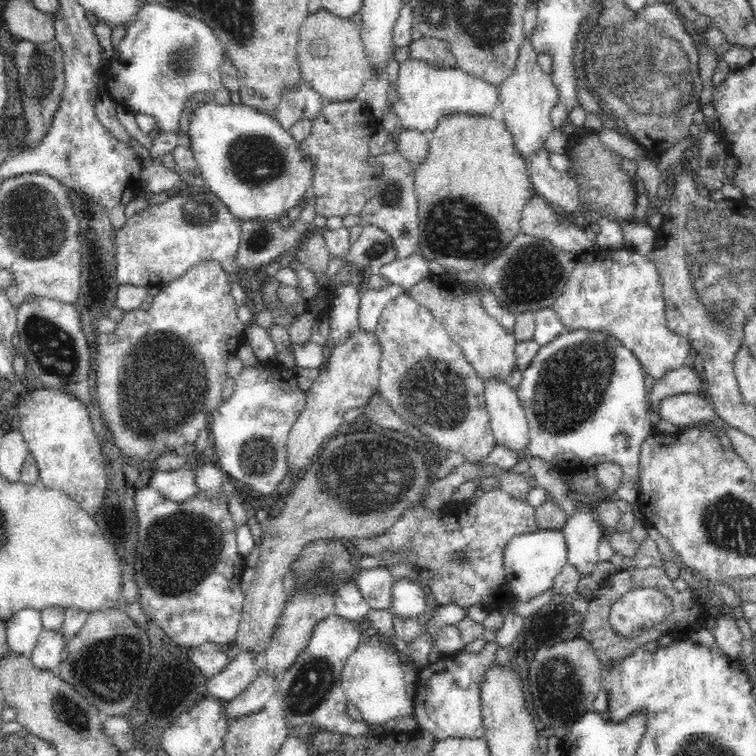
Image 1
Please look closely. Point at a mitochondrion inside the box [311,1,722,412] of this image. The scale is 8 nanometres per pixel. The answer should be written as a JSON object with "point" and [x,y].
{"point":[637,62]}

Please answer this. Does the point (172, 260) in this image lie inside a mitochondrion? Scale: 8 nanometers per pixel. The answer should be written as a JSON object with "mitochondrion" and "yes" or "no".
{"mitochondrion":"no"}

